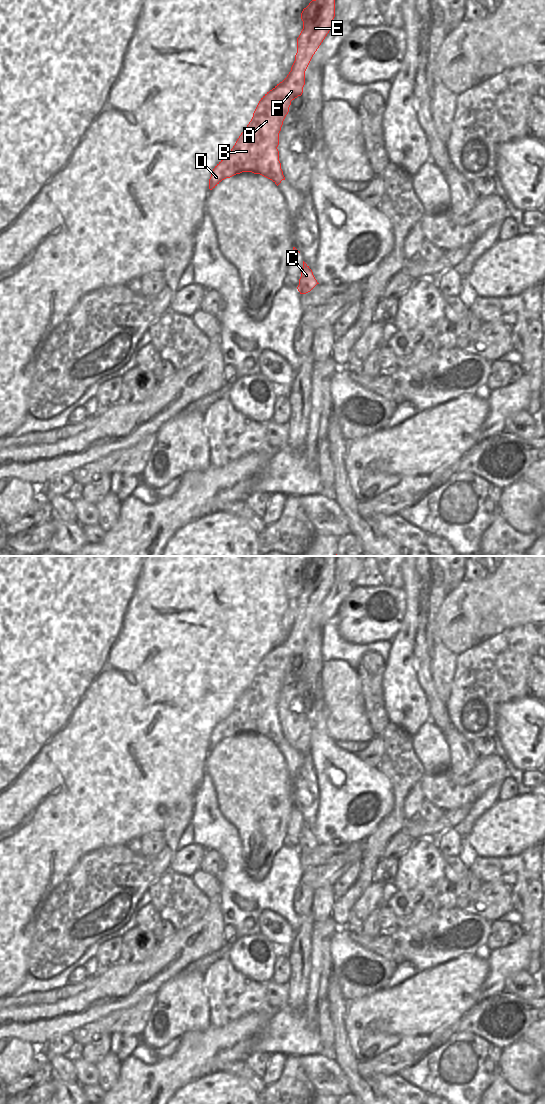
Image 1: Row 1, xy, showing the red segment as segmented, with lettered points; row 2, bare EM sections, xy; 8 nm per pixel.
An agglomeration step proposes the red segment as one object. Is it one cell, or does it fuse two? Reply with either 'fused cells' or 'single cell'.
fused cells

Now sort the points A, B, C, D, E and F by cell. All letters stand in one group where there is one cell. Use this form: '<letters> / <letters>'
A B D E F / C

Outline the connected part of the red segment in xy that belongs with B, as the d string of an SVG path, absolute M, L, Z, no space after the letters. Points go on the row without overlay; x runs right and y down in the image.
M317 556L309 565L303 569L301 579L303 589L297 598L297 613L291 631L287 637L267 652L259 661L251 681L243 690L231 711L215 726L209 739L209 749L215 748L222 740L230 738L242 732L260 734L272 740L277 746L285 740L281 723L279 721L279 693L283 681L289 672L291 661L301 656L305 645L305 631L329 593L335 577L335 557Z

